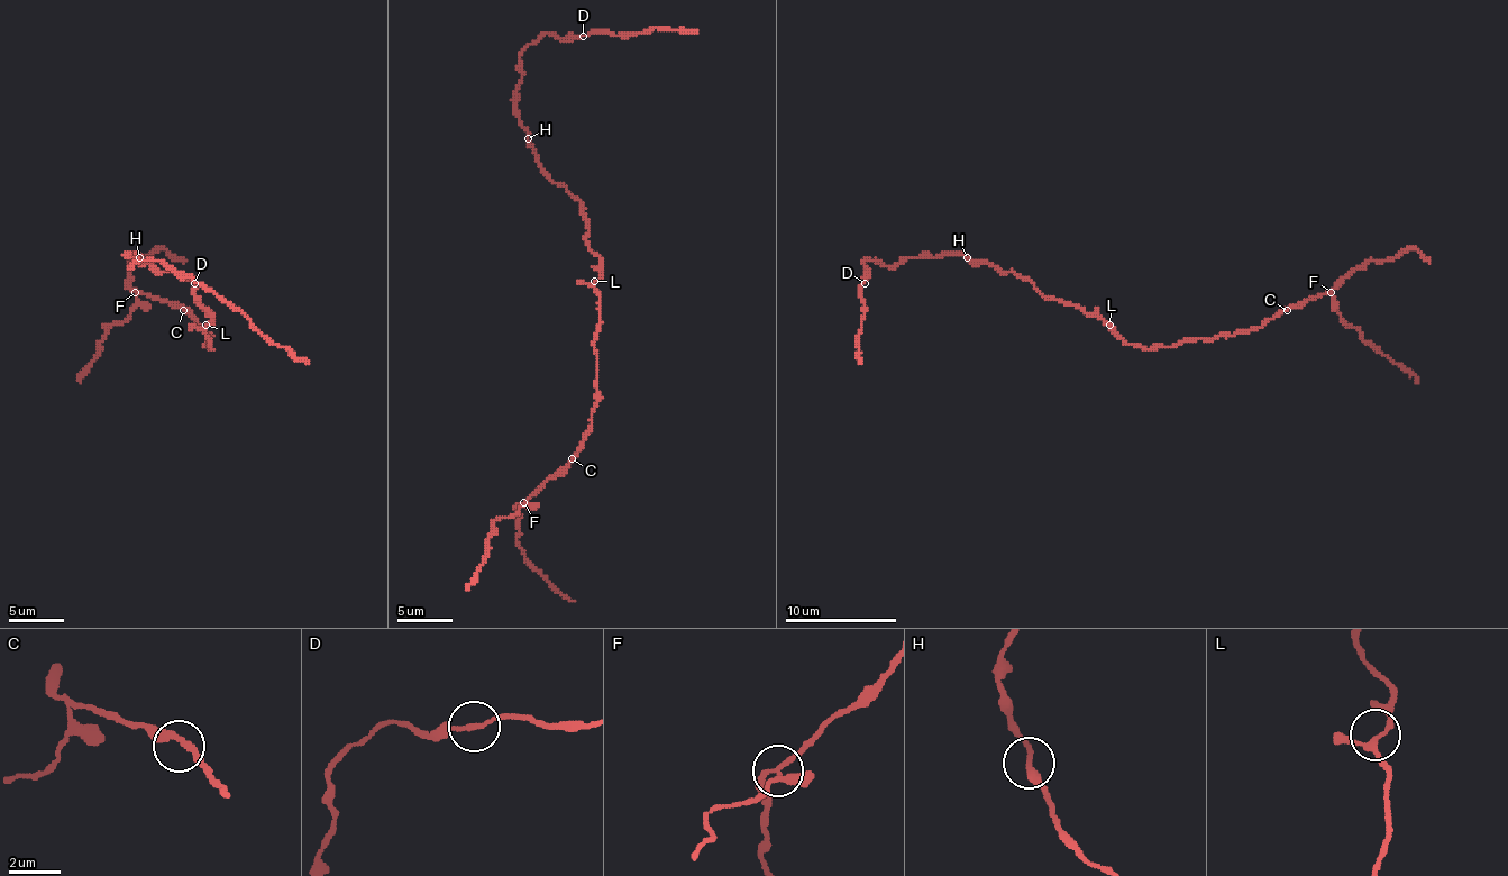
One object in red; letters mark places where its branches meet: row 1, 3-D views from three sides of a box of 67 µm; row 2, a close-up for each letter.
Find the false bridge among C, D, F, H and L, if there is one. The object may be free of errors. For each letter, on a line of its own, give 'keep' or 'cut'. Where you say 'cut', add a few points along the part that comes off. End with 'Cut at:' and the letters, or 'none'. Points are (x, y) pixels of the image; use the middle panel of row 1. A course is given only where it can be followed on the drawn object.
C: keep
D: keep
F: cut; foreign part runs (524, 503), (511, 517), (494, 522), (489, 554), (468, 590)
H: keep
L: keep
Cut at: F

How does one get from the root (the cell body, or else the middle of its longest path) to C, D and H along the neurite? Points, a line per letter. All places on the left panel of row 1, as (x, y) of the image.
C: (200, 304), (211, 316), (206, 327), (211, 349), (206, 347), (209, 336), (183, 310)
D: (200, 304), (189, 280), (158, 272), (139, 255), (128, 257), (130, 266), (164, 261), (194, 283)
H: (200, 304), (194, 285), (189, 280), (183, 280), (175, 272), (158, 272), (139, 257)

